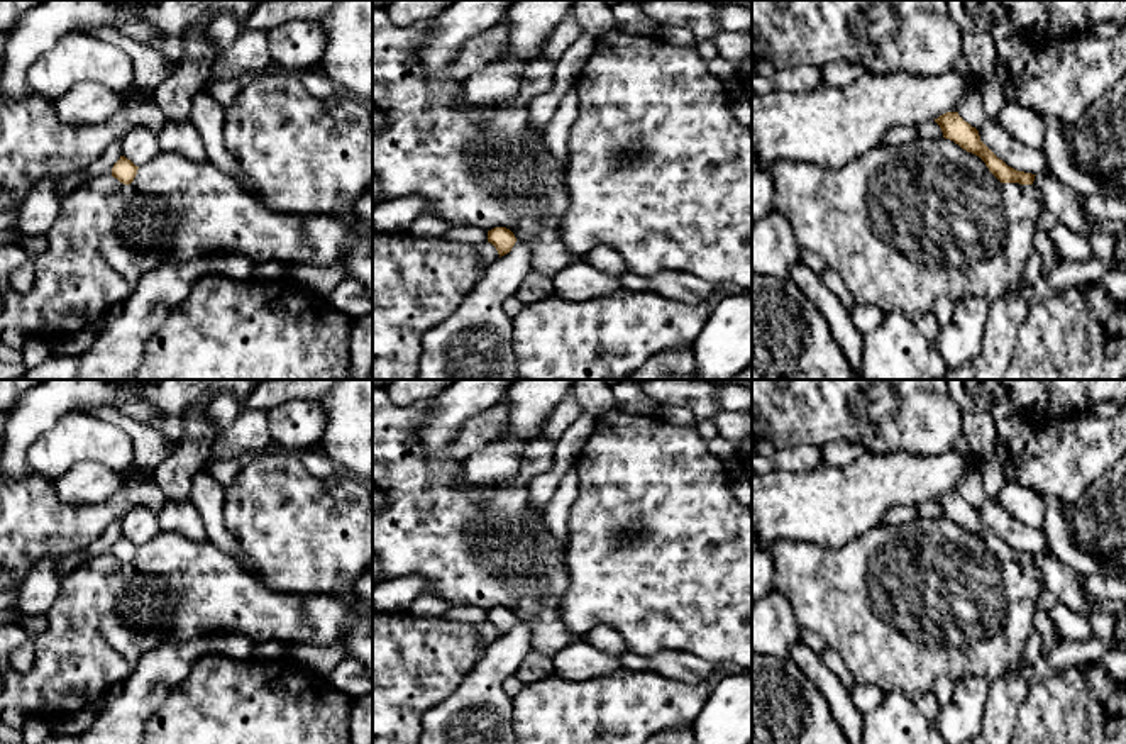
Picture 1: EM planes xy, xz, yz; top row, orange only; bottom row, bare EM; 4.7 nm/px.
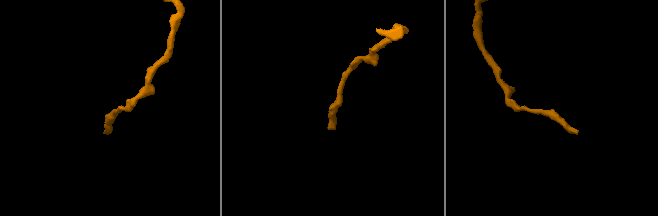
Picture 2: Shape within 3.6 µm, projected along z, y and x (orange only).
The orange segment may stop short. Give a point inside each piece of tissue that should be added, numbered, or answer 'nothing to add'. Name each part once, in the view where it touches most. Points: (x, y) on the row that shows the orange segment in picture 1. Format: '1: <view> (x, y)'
1: yz (1059, 199)

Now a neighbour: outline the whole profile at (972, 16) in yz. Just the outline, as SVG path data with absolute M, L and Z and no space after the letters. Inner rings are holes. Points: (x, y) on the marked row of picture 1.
M948 0L947 7L962 34L991 32L994 25L1009 19L1016 0Z

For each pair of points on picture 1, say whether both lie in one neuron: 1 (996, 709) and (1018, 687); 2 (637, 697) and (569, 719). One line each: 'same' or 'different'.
1: same
2: same

